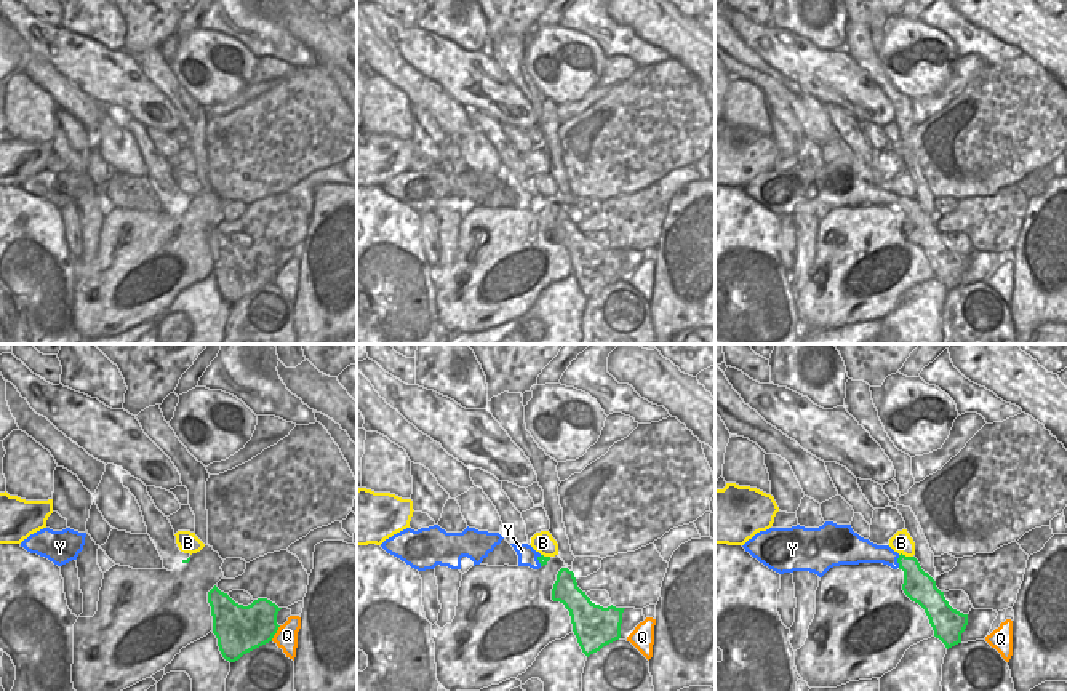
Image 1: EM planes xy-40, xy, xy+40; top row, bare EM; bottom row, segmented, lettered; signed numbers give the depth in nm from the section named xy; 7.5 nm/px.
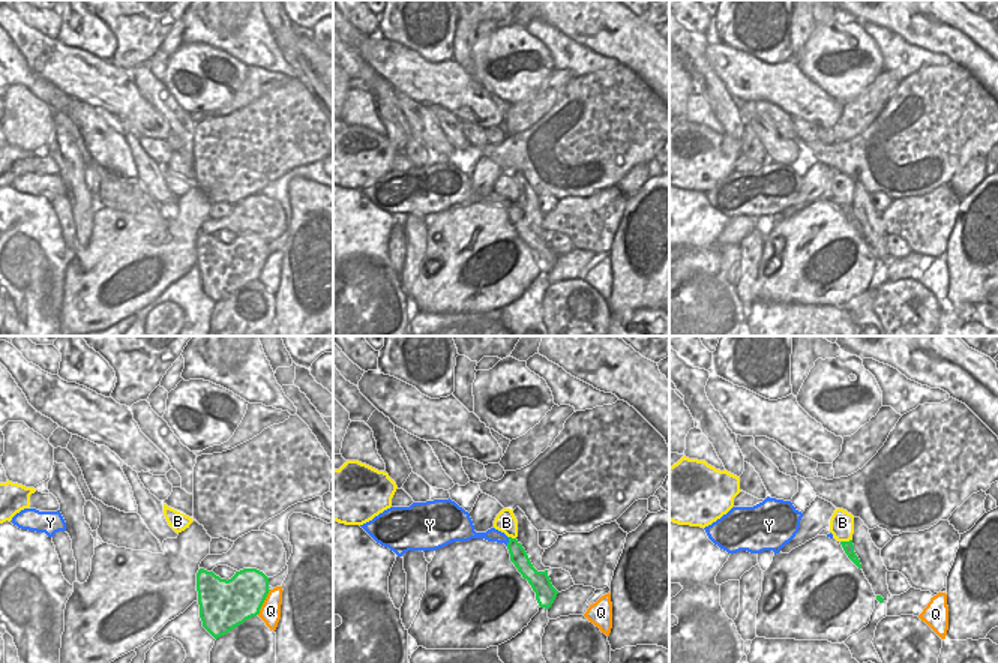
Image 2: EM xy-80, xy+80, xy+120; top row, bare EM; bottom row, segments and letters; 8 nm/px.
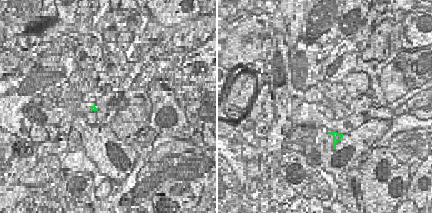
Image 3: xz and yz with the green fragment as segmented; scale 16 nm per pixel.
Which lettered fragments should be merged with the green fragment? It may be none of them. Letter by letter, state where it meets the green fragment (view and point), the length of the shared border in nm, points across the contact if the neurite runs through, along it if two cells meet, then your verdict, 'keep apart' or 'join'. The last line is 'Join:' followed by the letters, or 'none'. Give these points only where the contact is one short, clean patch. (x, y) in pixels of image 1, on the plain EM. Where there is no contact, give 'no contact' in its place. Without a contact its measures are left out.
B: meets green in xy+40 at (904, 197); contact 110 nm long; border along xy+40 (899, 195), (912, 199); keep apart
Q: meets green in xy-40 at (275, 274); contact 140 nm long; border along xy-40 (280, 267), (271, 282); keep apart
Y: meets green in xy+40 at (898, 203); contact 100 nm long; runs through xy+40 (919, 227), (914, 216), (898, 203), (885, 195), (867, 194); join
Join: Y

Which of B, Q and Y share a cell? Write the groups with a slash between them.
B / Q / Y

